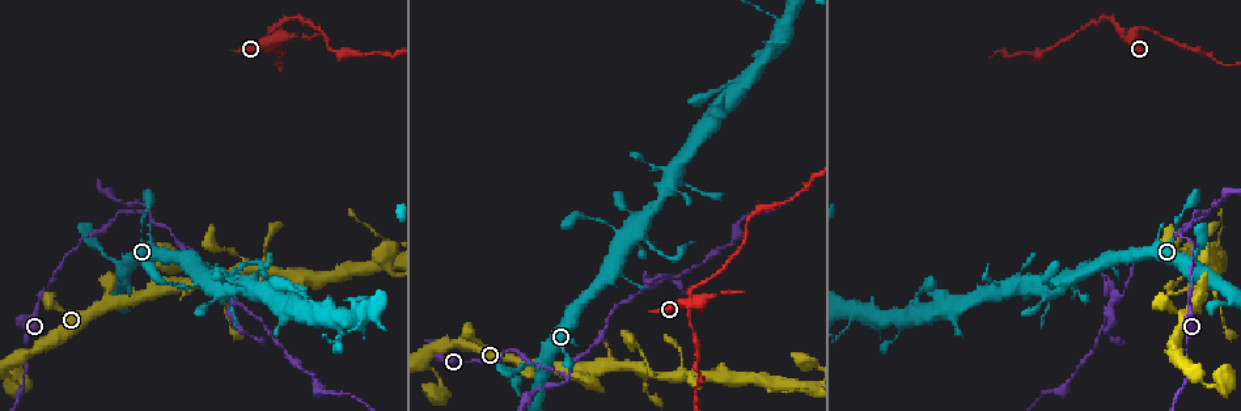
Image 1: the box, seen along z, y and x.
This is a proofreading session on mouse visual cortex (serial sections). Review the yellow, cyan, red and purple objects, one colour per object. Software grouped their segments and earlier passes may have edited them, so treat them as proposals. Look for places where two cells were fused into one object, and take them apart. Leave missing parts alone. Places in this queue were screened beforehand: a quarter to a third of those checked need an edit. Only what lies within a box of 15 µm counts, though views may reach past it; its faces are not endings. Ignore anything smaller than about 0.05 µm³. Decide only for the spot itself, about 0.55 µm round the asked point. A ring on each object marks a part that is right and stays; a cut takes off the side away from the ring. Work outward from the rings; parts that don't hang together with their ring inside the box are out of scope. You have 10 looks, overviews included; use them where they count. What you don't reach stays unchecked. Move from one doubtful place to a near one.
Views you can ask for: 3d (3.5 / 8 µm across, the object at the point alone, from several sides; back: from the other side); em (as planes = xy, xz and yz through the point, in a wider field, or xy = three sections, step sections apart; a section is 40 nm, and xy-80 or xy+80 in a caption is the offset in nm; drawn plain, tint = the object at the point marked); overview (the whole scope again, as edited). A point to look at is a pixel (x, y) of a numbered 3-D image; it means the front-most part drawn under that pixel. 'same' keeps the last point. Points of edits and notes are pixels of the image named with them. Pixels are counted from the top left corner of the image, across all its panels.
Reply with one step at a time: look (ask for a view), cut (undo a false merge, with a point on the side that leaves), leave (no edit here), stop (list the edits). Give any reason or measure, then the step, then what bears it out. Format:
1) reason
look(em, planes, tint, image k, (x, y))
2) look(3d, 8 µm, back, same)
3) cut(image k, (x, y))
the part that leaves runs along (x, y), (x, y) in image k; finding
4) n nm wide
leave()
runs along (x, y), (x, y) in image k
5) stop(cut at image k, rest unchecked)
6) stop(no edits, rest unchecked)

sharp bend
look(3d, 8 µm, image 1, (150, 214))

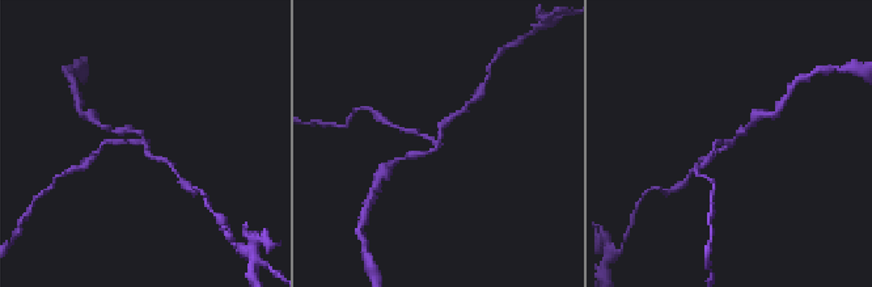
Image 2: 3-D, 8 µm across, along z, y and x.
look(3d, 3.5 µm, image 2, (141, 140))

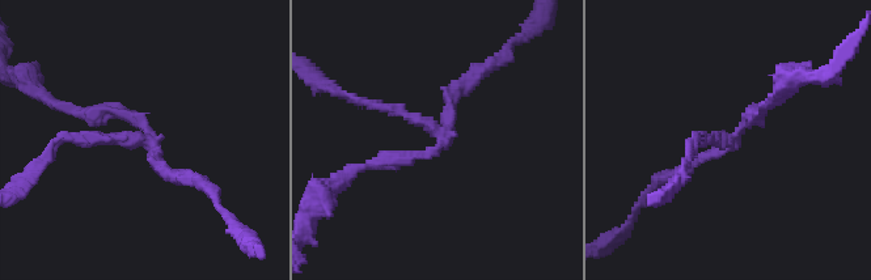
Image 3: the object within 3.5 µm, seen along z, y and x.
cut(image 3, (101, 121))
the part that leaves runs along (155, 147), (166, 174), (195, 178), (215, 203) in image 3; two cells meet here

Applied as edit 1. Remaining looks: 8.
sudden change in width
look(3d, 3.5 µm, image 1, (645, 382))

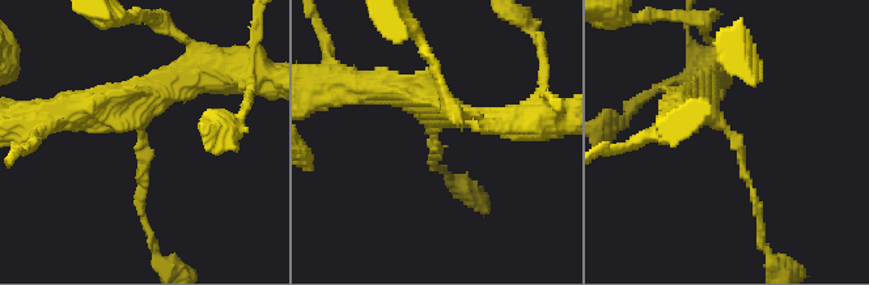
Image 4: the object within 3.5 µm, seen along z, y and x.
look(em, xy, step 1, tint, image 4, (725, 132))

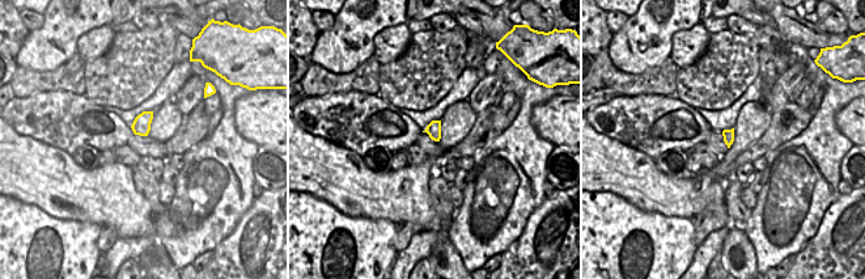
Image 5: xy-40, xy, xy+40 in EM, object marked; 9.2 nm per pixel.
140 nm wide
leave()
runs along (681, 110), (698, 105), (738, 145), (758, 209) in image 4; all the same cell

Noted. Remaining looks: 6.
four arms meet
look(3d, 3.5 µm, image 1, (689, 314))

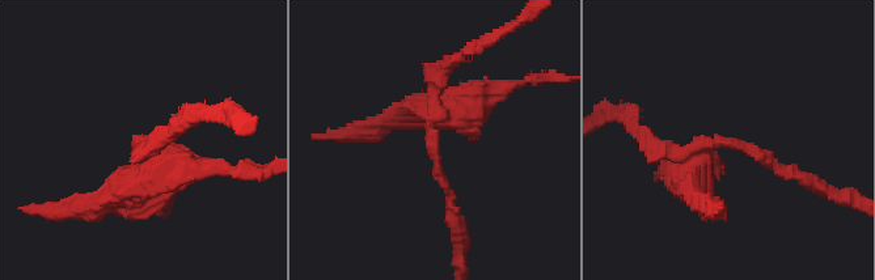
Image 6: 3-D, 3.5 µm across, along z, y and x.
cut(image 6, (155, 136))
the part that leaves runs along (142, 156), (189, 117), (222, 113) in image 6; a second cell is stuck on

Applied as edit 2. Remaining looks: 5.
look(3d, 8 µm, image 1, (1187, 356))

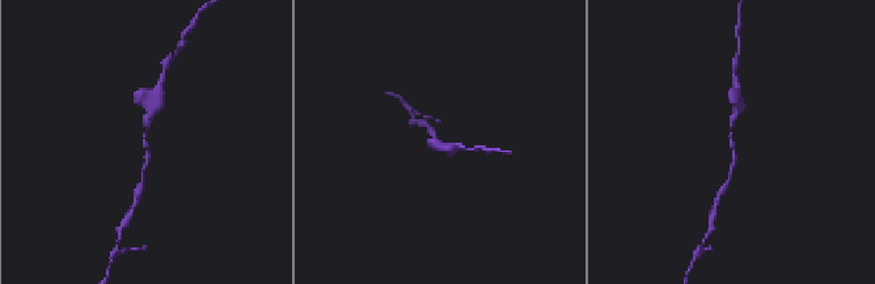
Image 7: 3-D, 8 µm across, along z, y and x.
zoom in
look(3d, 3.5 µm, image 7, (143, 141))

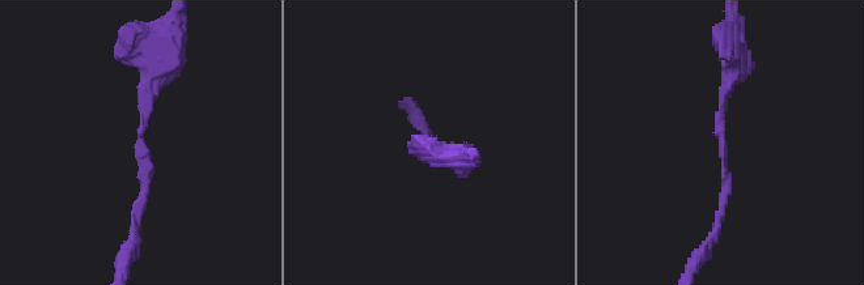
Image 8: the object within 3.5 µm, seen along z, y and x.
now the EM
look(em, planes, tint, image 8, (140, 143))

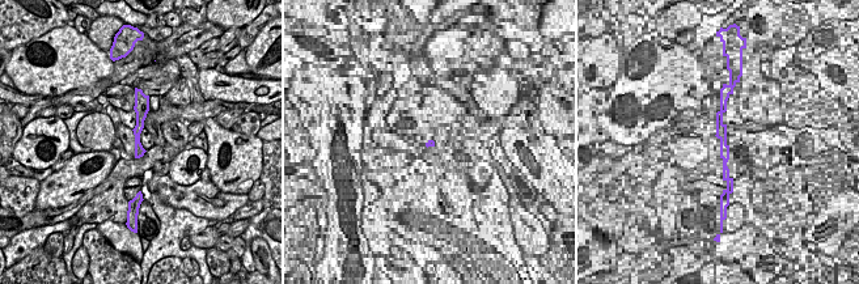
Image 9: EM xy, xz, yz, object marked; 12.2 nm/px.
130 nm wide
leave()
runs along (140, 101), (138, 153) in image 9; all the same cell

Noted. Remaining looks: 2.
stop(cut at image 3, cut at image 6, rest unchecked)

